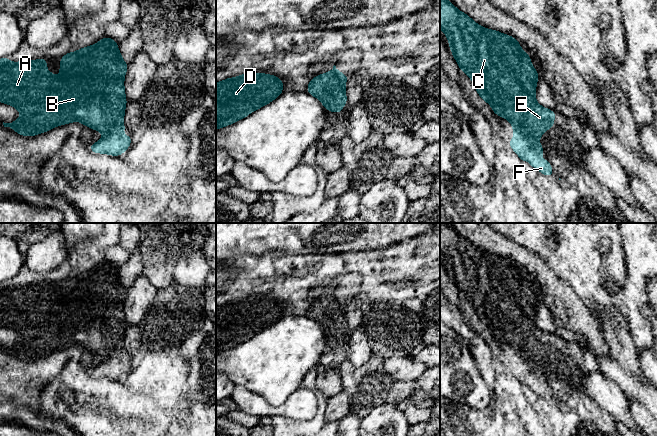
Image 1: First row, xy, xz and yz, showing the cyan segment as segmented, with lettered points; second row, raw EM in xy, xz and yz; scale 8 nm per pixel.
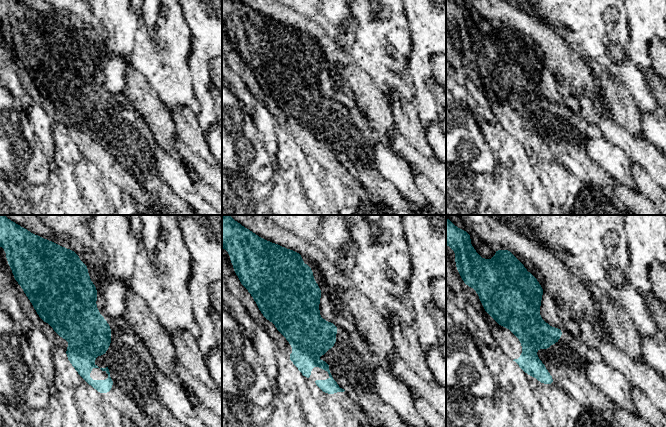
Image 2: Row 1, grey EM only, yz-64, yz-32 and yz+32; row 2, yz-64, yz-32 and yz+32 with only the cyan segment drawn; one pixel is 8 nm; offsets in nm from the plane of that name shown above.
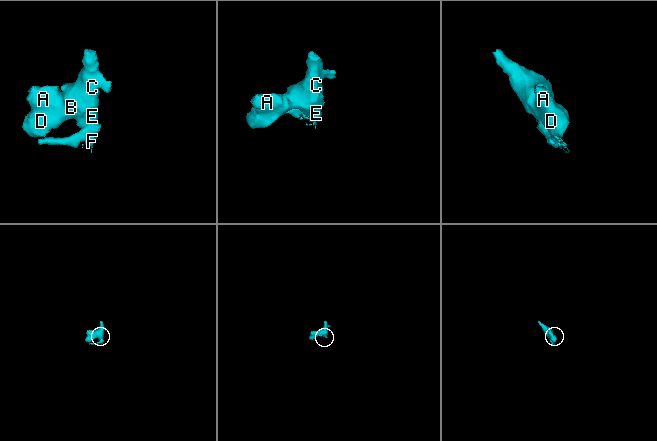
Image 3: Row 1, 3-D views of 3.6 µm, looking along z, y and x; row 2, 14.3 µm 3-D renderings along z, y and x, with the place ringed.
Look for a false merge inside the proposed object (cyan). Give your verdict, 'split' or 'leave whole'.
split

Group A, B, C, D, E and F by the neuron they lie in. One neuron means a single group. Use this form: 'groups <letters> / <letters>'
groups A B C D E / F

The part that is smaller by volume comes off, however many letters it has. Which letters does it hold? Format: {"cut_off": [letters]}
{"cut_off": ["F"]}

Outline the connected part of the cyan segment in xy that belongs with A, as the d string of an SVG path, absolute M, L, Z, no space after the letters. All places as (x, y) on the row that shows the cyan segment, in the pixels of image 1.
M105 37L92 46L80 48L73 53L66 52L66 55L60 59L58 78L47 70L47 62L47 59L37 59L12 63L9 58L0 59L0 102L15 107L22 114L13 123L3 122L4 127L14 129L20 136L29 137L73 121L81 122L104 135L123 125L127 103L124 77L128 65L121 57L115 40Z

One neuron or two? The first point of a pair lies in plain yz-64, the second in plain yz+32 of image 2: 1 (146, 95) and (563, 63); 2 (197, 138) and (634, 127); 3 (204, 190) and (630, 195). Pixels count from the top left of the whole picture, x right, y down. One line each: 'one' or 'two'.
1: one
2: one
3: two

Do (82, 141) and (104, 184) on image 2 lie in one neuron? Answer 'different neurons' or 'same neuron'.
different neurons

